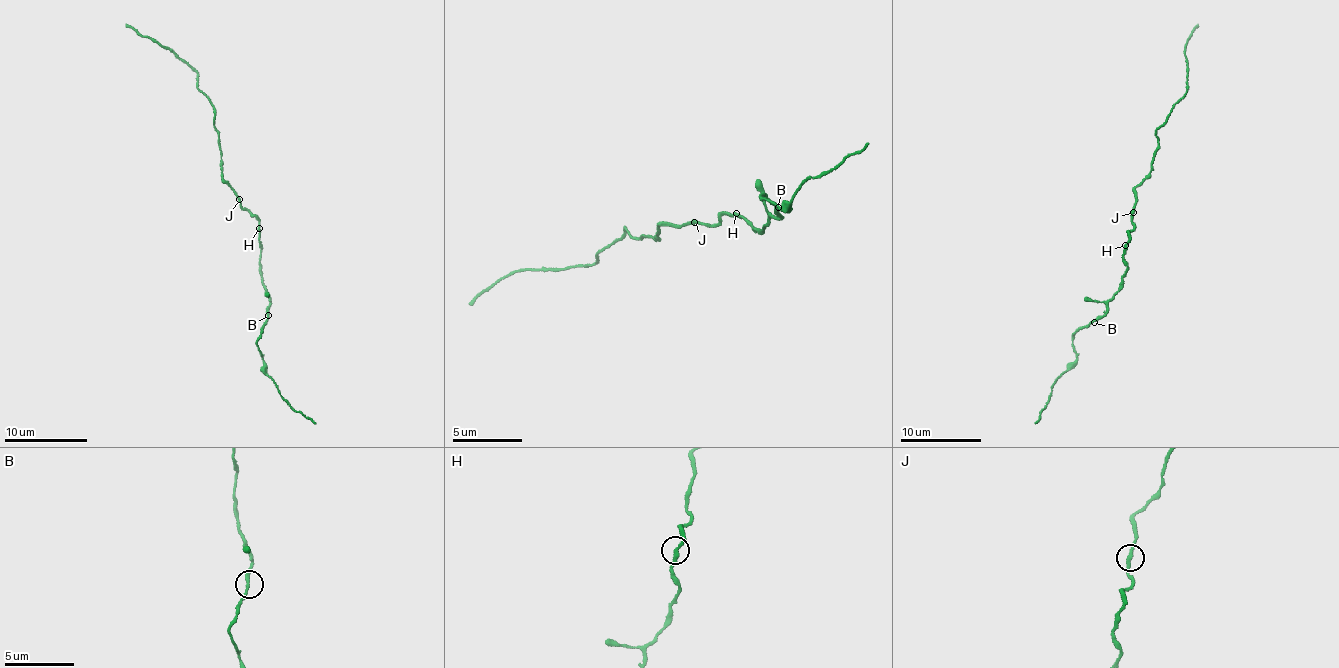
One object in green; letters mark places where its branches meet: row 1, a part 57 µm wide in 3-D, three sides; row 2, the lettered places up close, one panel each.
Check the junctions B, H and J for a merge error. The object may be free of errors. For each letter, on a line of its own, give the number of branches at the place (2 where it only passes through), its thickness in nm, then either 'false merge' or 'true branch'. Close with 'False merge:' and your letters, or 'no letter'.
B: 2 | 200 nm | true branch
H: 2 | 200 nm | true branch
J: 2 | 200 nm | true branch
False merge: no letter

